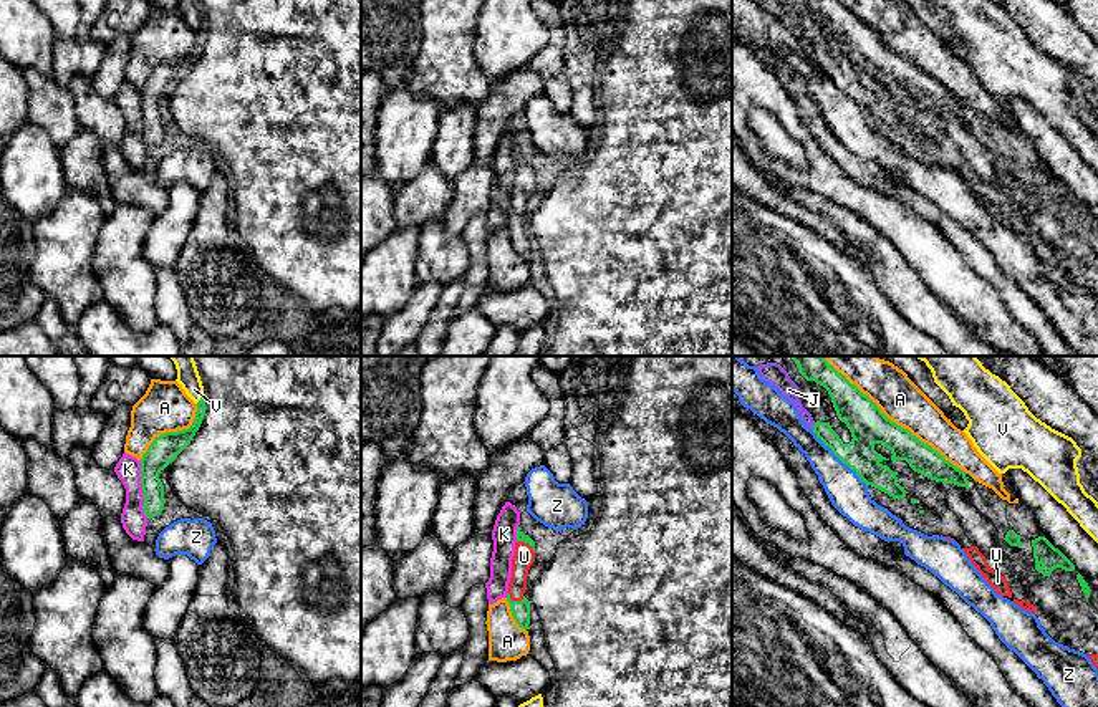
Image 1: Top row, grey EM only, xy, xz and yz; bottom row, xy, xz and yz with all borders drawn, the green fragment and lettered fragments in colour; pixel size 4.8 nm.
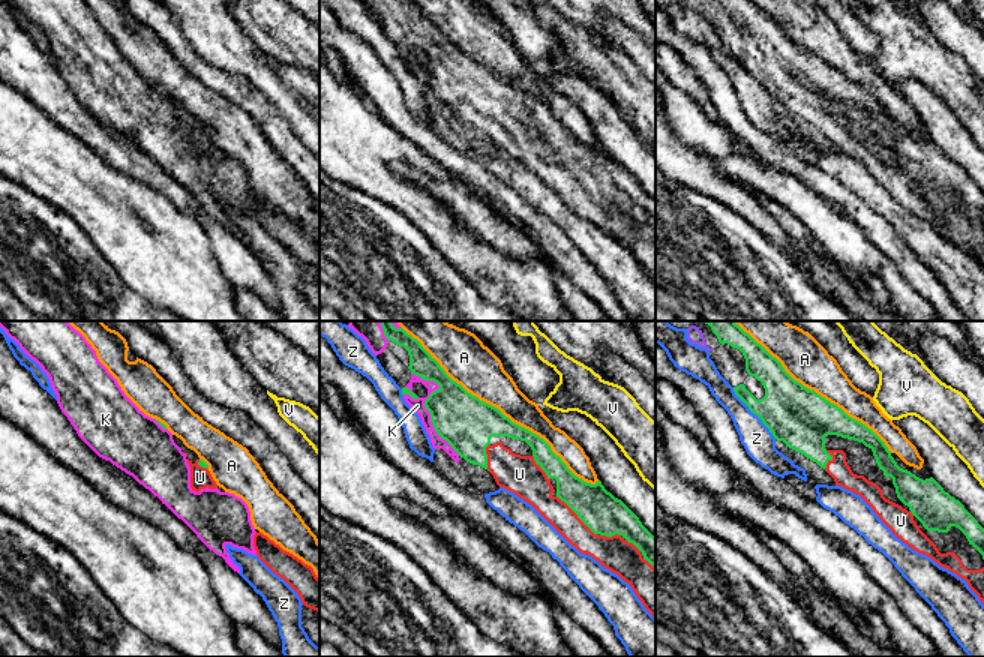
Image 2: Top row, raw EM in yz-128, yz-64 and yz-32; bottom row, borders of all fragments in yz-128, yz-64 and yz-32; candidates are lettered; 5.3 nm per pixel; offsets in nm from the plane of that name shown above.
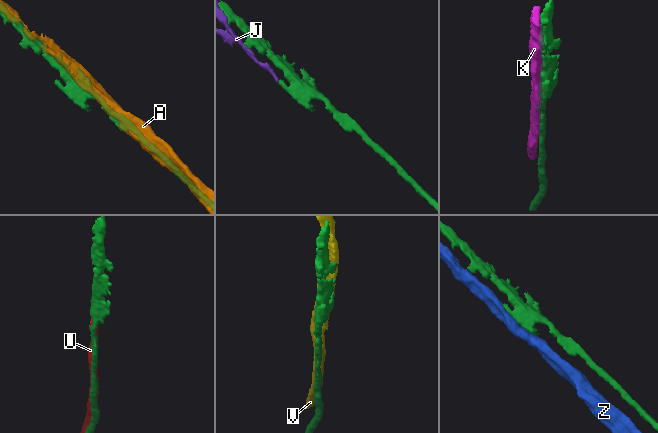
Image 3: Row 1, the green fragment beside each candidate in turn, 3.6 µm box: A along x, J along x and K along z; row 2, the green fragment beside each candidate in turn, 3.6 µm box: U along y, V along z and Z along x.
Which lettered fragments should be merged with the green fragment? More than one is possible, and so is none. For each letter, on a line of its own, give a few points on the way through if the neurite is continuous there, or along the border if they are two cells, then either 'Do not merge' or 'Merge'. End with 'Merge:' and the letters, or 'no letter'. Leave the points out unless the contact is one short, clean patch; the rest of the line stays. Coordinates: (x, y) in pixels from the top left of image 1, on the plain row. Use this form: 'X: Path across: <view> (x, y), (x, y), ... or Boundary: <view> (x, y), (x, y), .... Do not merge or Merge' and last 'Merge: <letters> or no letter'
A: Do not merge
J: Merge
K: Do not merge
U: Merge
V: Do not merge
Z: Boundary: yz (812, 58), (866, 115). Do not merge
Merge: J, U

